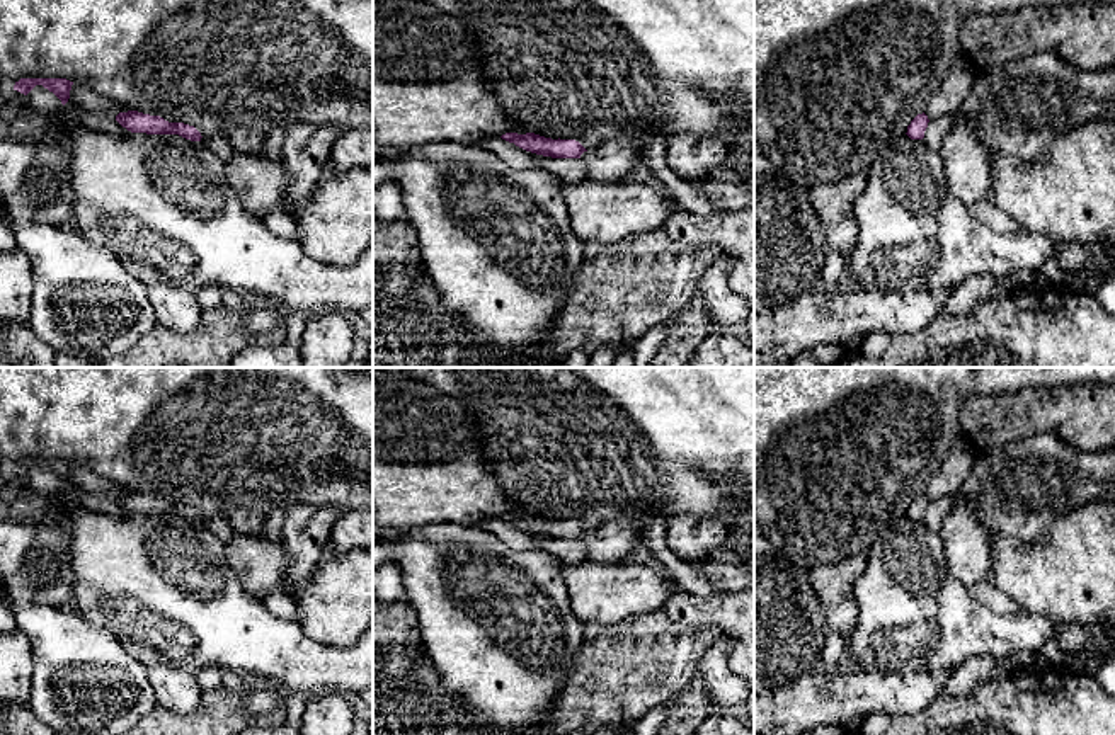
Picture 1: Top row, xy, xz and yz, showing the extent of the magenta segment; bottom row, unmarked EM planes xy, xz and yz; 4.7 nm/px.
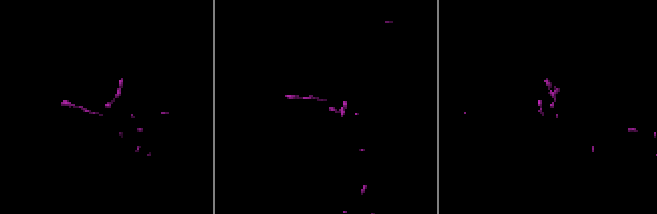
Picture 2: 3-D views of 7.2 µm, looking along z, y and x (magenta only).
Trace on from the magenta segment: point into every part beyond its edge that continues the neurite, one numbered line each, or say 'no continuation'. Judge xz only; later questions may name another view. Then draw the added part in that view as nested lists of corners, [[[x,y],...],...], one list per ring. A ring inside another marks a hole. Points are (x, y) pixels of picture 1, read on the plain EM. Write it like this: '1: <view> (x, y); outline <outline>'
1: xz (611, 543); outline [[[620,519],[584,533],[580,541],[586,546],[587,560],[603,565],[616,565],[623,563],[632,553],[637,538],[637,526],[626,519]]]

